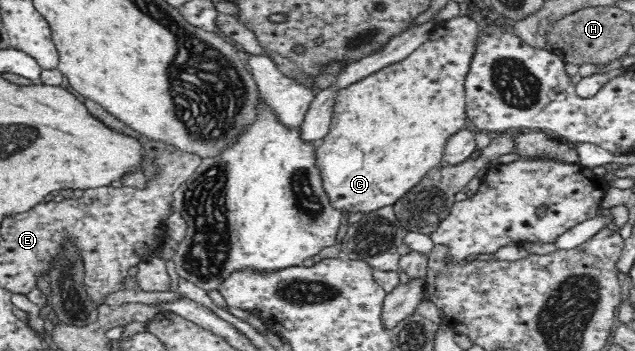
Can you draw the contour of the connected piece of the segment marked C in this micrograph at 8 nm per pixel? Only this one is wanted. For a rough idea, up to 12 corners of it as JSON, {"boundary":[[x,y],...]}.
{"boundary":[[478,25],[338,91],[332,207],[393,205],[466,121]]}

